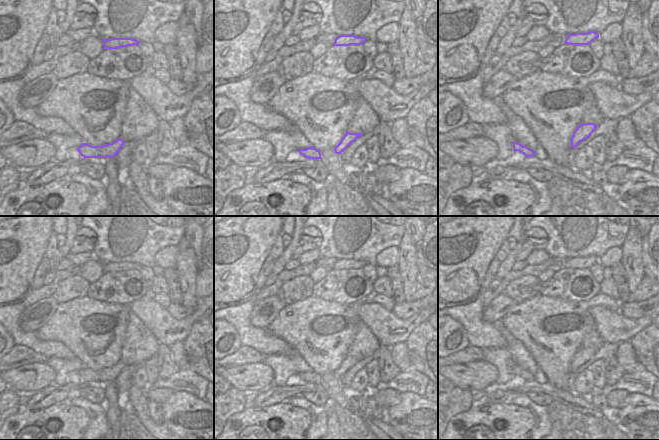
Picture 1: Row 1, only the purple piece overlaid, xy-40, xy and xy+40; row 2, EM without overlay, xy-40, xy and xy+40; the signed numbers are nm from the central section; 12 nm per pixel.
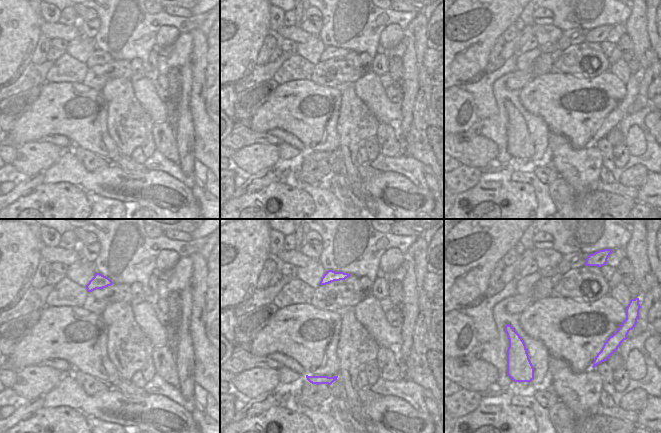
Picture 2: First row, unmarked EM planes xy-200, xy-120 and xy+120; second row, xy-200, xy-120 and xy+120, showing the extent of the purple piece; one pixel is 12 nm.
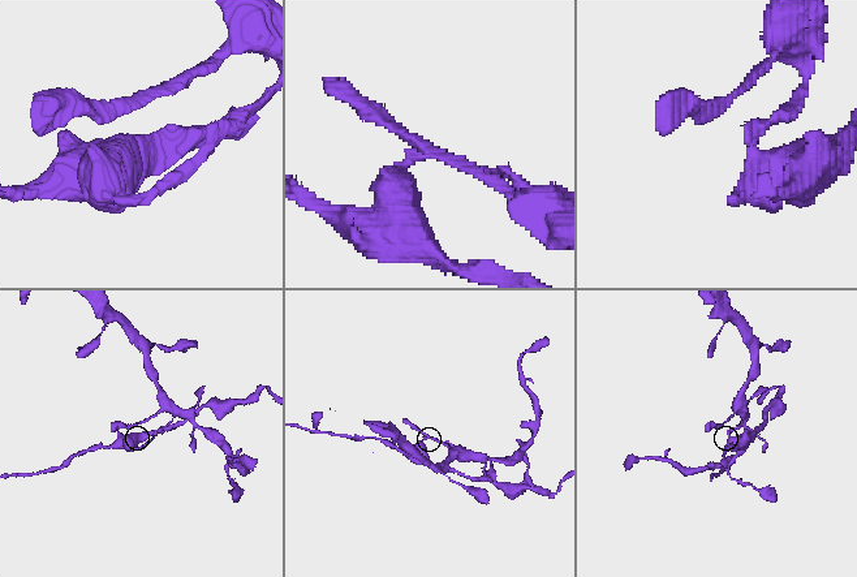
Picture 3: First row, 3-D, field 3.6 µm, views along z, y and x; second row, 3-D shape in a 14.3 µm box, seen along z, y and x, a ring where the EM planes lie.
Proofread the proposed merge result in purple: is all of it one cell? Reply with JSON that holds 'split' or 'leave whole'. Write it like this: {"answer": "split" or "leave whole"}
{"answer": "split"}

